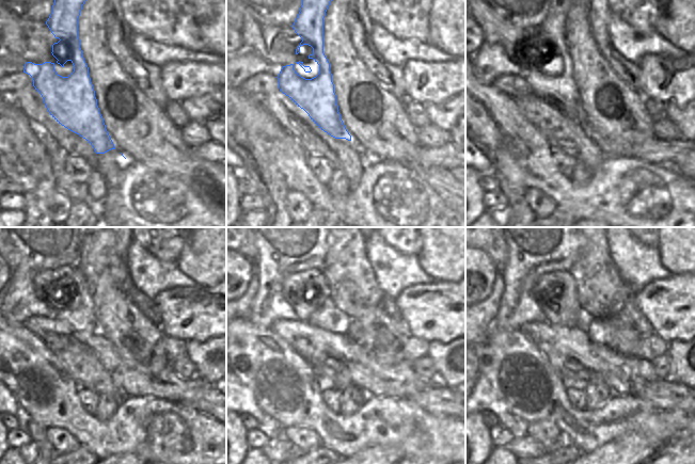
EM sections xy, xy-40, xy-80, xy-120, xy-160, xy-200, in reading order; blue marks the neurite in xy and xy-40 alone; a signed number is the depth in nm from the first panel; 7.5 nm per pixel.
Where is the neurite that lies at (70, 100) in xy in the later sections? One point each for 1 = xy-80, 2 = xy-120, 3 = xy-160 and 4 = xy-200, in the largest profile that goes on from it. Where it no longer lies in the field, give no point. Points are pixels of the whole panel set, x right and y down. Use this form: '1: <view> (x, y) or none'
1: xy-80 (554, 83)
2: xy-120 (79, 314)
3: xy-160 (327, 317)
4: xy-200 (587, 319)

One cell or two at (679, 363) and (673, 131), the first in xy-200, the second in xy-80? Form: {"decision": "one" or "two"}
{"decision": "two"}

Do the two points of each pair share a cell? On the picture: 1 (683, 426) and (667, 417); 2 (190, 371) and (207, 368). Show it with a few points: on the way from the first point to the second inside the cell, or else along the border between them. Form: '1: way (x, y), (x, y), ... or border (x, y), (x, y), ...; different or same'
1: way (679, 421), (672, 419); same
2: border (187, 355), (196, 370), (196, 376); different

